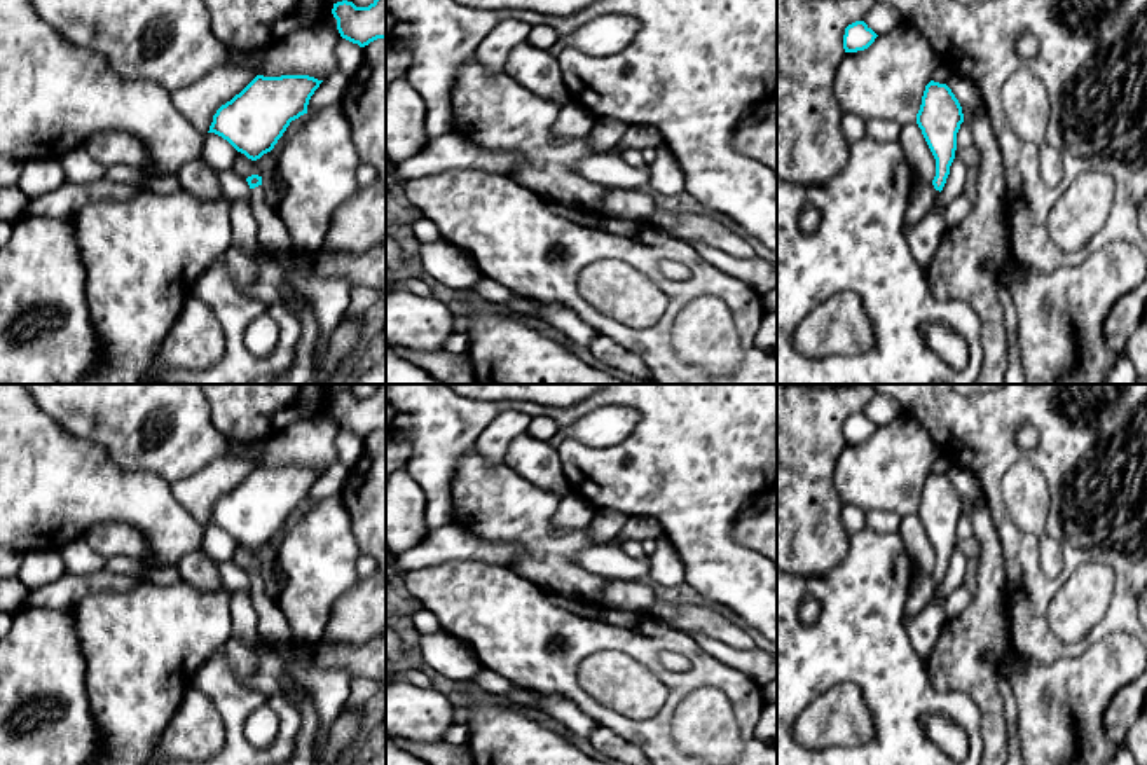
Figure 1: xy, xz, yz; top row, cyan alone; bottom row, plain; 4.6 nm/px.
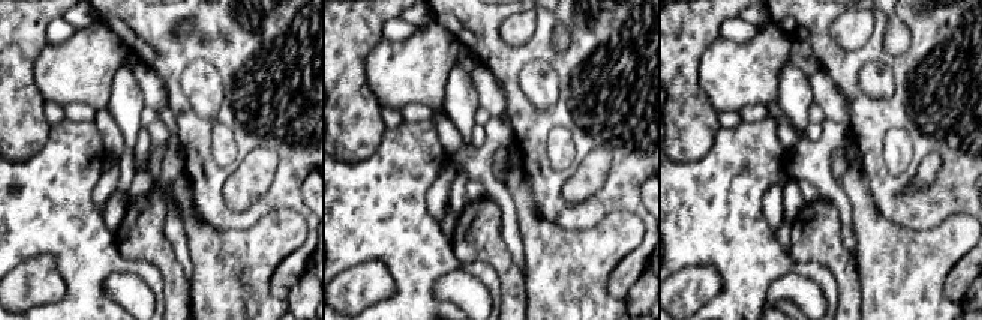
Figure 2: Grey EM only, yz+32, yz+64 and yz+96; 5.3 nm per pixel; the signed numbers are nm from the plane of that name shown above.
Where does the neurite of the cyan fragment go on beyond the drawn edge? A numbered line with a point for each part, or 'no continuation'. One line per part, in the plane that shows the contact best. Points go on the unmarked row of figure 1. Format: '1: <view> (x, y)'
1: xy (329, 689)

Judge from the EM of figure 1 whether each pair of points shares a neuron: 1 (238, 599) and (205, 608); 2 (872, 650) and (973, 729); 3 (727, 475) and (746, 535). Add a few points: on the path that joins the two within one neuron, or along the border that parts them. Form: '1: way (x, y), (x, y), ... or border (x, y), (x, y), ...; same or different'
1: border (229, 594), (231, 636); different
2: way (898, 676), (922, 701), (948, 702); same
3: border (739, 514), (734, 524), (734, 538), (758, 552); different

